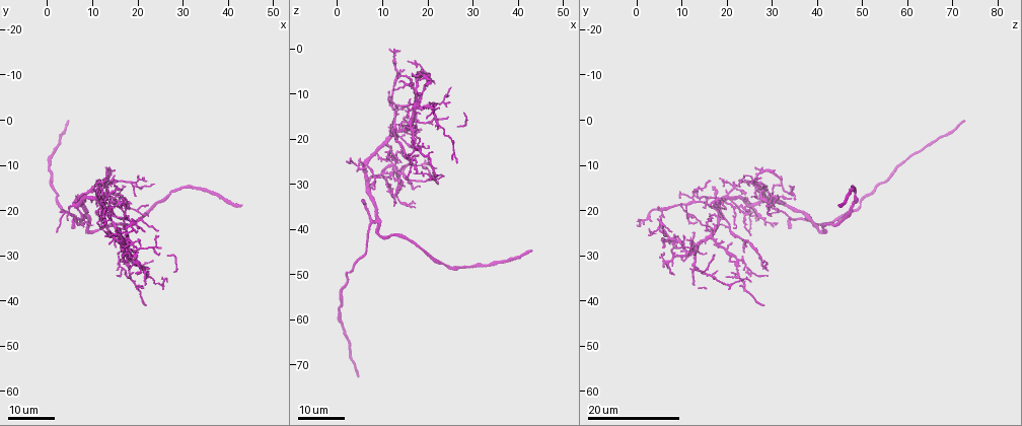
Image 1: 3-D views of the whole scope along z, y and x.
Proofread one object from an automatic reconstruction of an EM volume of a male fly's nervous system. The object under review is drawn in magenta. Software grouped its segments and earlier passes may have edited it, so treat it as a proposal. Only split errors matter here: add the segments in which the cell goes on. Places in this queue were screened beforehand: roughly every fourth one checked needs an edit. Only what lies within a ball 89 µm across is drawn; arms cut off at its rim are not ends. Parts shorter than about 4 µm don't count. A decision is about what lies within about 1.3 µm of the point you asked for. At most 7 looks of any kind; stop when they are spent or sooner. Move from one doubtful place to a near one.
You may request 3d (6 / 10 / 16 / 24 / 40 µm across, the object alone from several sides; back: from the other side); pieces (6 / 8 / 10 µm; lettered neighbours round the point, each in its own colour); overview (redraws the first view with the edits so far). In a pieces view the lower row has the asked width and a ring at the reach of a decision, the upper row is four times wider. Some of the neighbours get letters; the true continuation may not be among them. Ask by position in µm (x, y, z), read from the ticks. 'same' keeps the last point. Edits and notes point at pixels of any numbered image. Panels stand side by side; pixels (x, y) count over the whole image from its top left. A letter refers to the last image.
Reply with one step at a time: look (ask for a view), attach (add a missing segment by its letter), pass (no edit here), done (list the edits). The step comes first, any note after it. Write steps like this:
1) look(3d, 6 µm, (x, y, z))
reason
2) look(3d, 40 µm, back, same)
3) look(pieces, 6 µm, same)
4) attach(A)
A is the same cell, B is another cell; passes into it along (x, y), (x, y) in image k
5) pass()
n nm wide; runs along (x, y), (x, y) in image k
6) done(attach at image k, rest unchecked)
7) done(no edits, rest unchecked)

look(3d, 16 µm, (10.0, 23.0, 28.5))
branch stops here

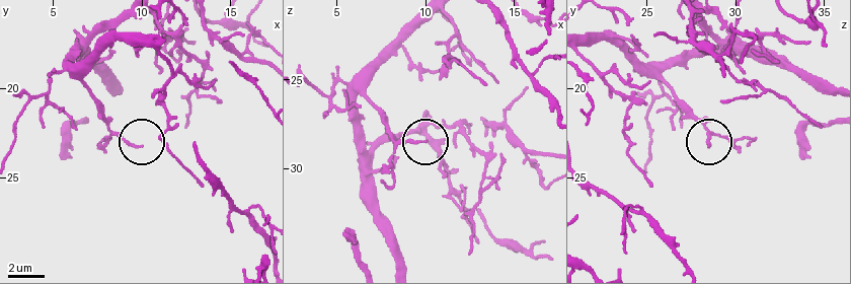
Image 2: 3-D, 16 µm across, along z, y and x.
look(pieces, 8 µm, (10.1, 23.2, 28.4))

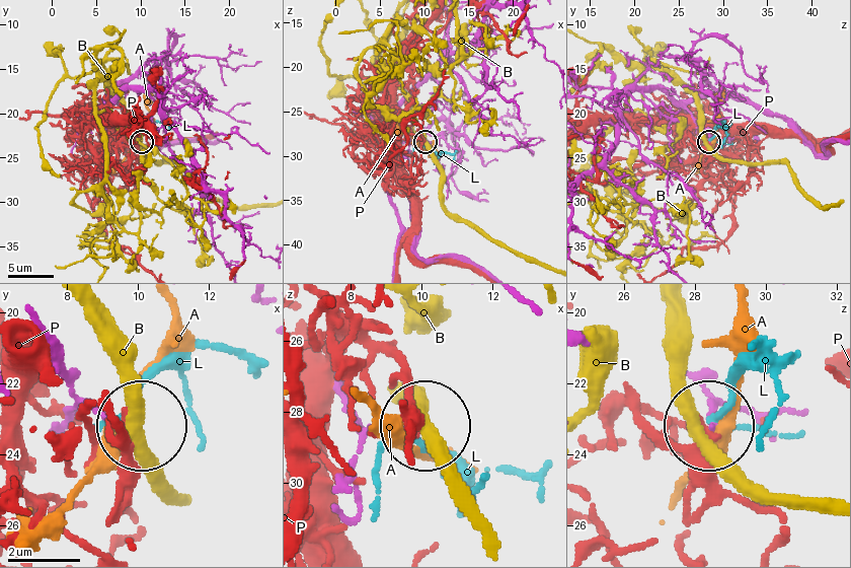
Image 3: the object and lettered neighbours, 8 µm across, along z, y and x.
pass()
A, B, L and P are other cells; no lettered segment goes on from it

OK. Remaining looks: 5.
look(3d, 24 µm, (5.5, 24.0, 33.5))
branch stops here

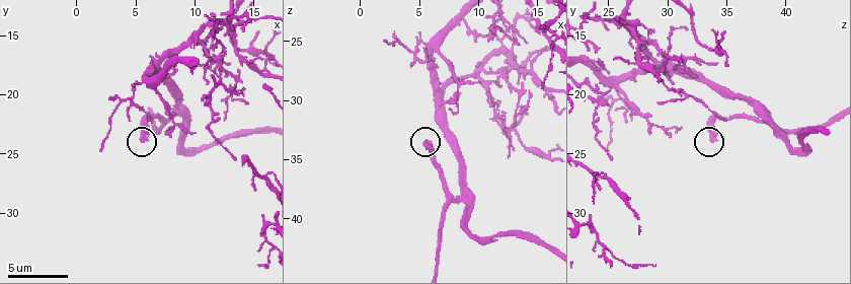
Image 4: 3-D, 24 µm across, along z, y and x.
look(pieces, 6 µm, (5.8, 23.8, 33.8))
see the neighbours

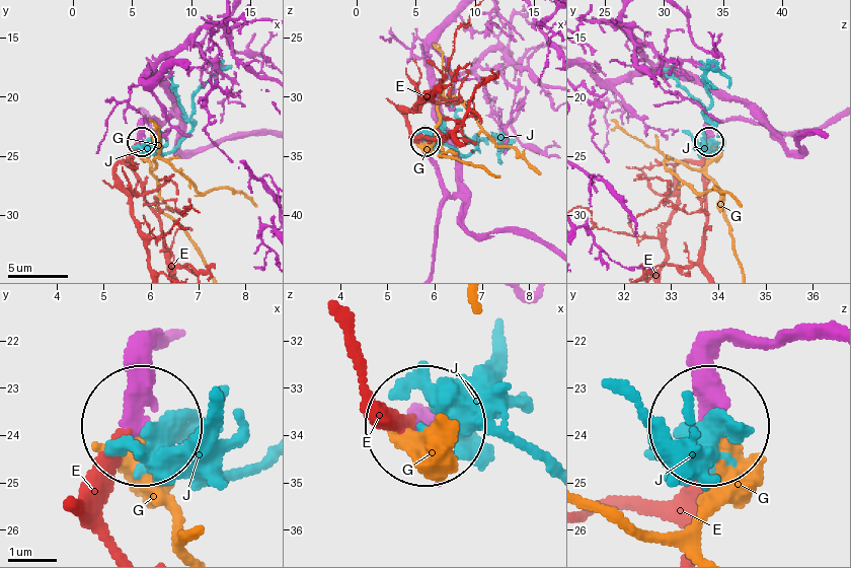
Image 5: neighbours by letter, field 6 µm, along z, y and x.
attach(E)
E is the same cell, G and J are other cells; the cell continues

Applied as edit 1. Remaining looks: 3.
look(overview)

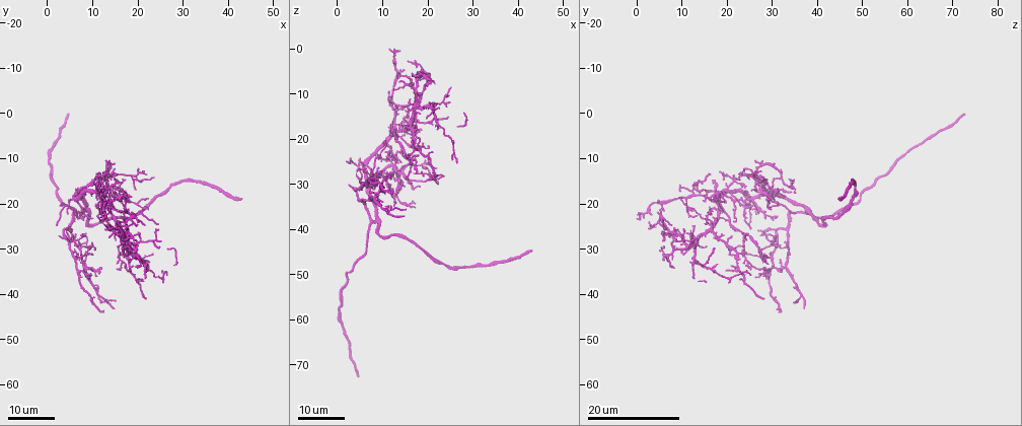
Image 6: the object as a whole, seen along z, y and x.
look(3d, 24 µm, (20.0, 24.0, 21.5))
free end

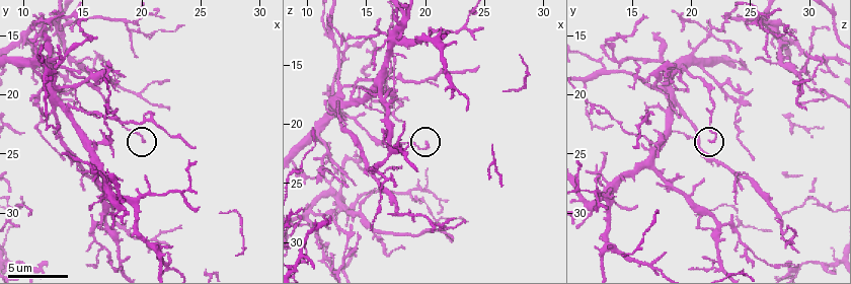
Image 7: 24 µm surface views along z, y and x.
look(pieces, 10 µm, (20.2, 24.0, 21.6))

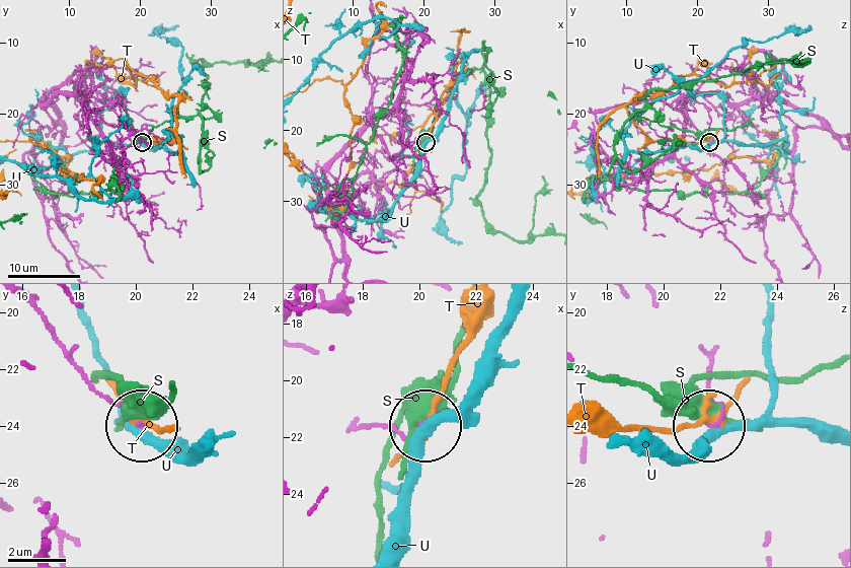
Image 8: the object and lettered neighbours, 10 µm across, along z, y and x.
pass()
150 nm wide; S, T and U are other cells; runs along (352, 430), (386, 428), (414, 437), (422, 425) in image 8; none of them fits

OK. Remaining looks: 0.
done(attach at image 5, rest unchecked)

